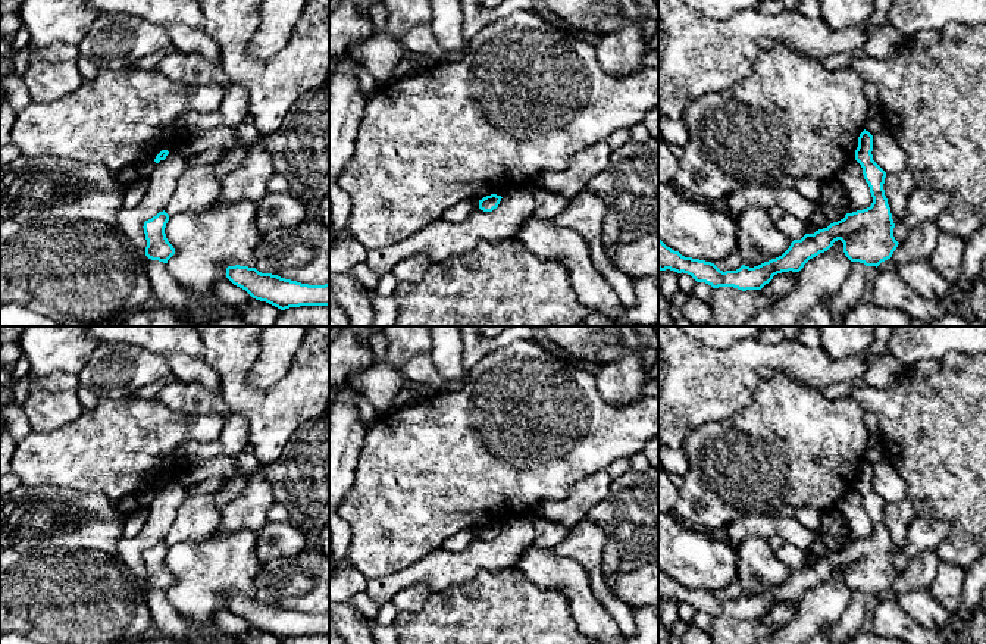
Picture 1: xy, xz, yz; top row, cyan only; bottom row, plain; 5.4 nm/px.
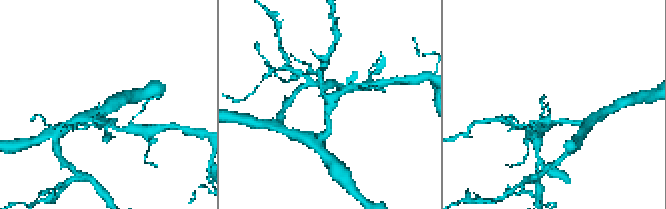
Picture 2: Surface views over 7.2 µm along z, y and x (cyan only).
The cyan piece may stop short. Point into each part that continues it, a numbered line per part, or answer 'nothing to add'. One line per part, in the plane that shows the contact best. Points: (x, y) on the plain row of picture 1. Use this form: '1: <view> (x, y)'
nothing to add

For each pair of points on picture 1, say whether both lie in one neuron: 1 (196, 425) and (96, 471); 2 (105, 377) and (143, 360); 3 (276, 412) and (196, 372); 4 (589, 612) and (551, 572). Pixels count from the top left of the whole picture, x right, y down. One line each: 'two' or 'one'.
1: one
2: one
3: two
4: one

